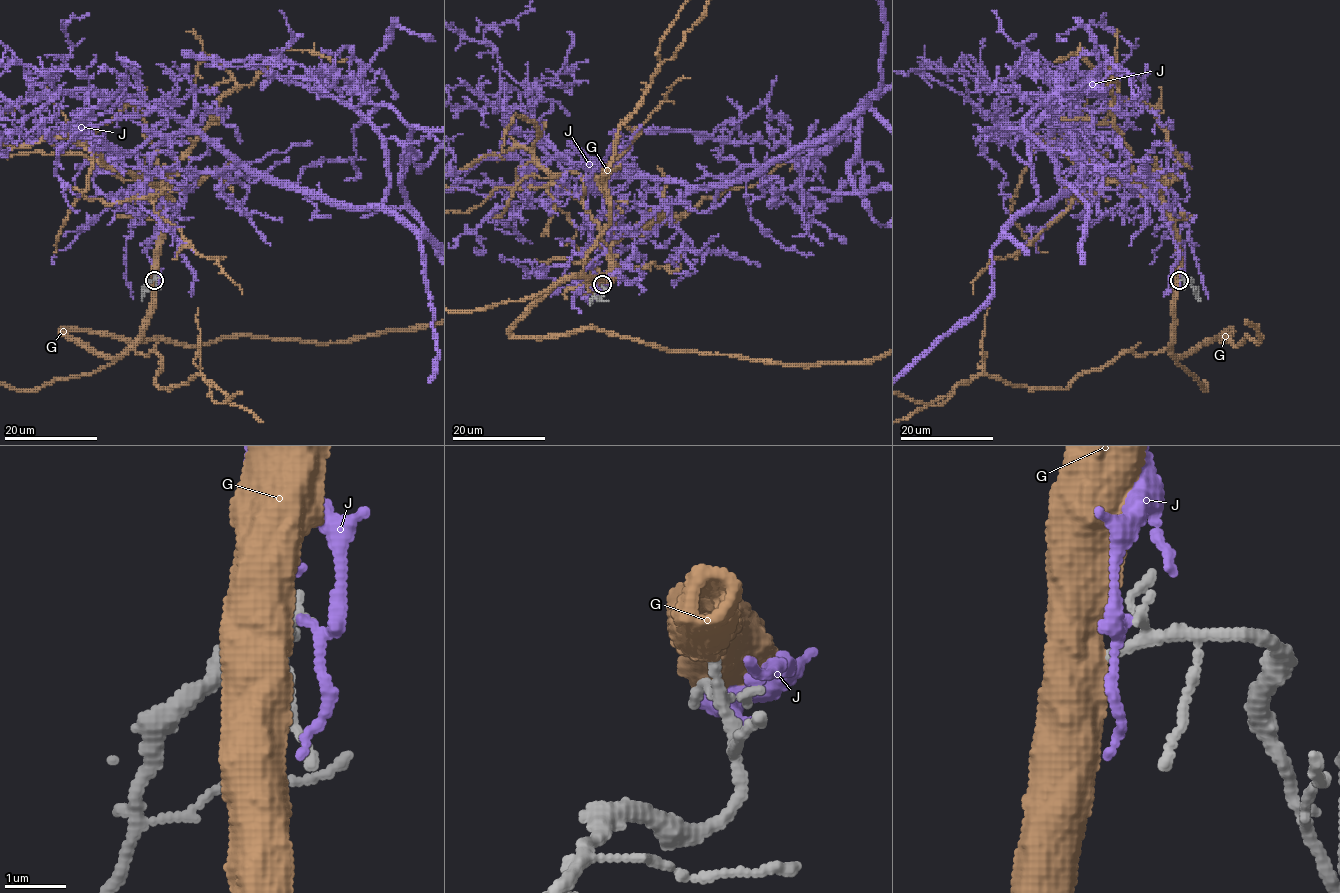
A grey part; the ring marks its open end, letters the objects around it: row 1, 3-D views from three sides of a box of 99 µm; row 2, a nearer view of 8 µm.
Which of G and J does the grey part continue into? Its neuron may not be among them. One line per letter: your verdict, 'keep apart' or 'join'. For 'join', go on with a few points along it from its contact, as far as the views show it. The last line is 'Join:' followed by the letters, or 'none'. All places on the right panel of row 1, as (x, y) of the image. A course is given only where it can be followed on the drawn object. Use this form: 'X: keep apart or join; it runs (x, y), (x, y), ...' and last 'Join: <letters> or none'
G: join
J: keep apart
Join: G

